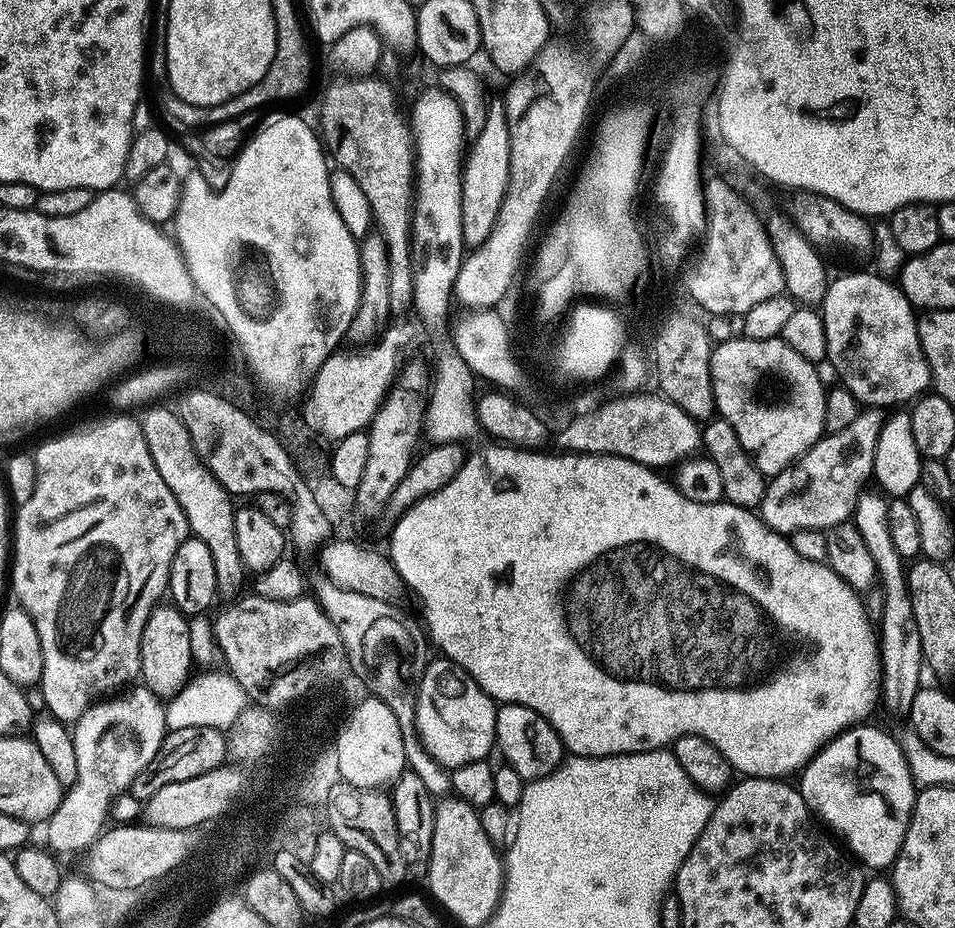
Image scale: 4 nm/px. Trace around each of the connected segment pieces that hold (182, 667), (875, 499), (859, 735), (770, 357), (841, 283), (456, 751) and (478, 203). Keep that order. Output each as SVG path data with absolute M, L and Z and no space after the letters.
M171 602L157 603L146 618L140 643L140 676L143 687L149 688L156 696L171 697L189 679L193 671L192 628L188 624L191 624L189 617L178 611Z
M865 490L860 493L854 513L854 523L858 534L862 534L862 542L866 542L866 550L870 550L870 558L876 563L876 574L879 587L884 594L884 609L878 620L878 649L880 667L882 669L882 694L900 712L907 714L914 702L914 694L922 686L920 671L925 671L922 654L922 638L918 638L918 622L914 622L914 606L910 606L910 590L905 557L900 556L894 538L890 536L890 500L883 491Z
M868 726L847 728L845 732L828 741L804 765L798 776L800 779L798 787L802 798L808 803L808 809L819 817L833 833L837 832L835 835L843 841L847 851L865 869L888 870L895 864L896 856L900 853L900 847L912 817L912 808L916 804L918 785L912 779L912 770L904 756L903 749L899 752L888 752L888 748L896 748L900 745L899 739L895 735L891 736L890 733L883 732L880 728L864 727Z
M741 338L722 342L712 350L712 385L719 419L734 426L738 442L752 456L758 470L766 478L776 476L789 468L798 457L805 456L825 435L828 394L826 384L820 381L820 372L815 363L807 360L782 339L750 340Z
M872 270L835 277L825 290L822 315L828 360L838 371L848 371L846 386L863 405L888 410L929 391L933 376L918 338L917 313L891 279Z
M447 658L435 659L429 664L427 661L420 678L420 686L416 689L416 729L424 742L423 751L435 758L444 770L466 766L466 762L488 760L496 743L497 701L483 692L478 682L474 682L474 678L470 678L470 674L462 670L462 666Z
M500 98L489 99L482 134L478 134L471 141L470 149L462 164L460 178L462 182L462 234L464 243L469 249L477 248L479 244L486 242L490 230L496 224L504 195L508 189L510 152L510 130L508 118L504 113L504 101Z

